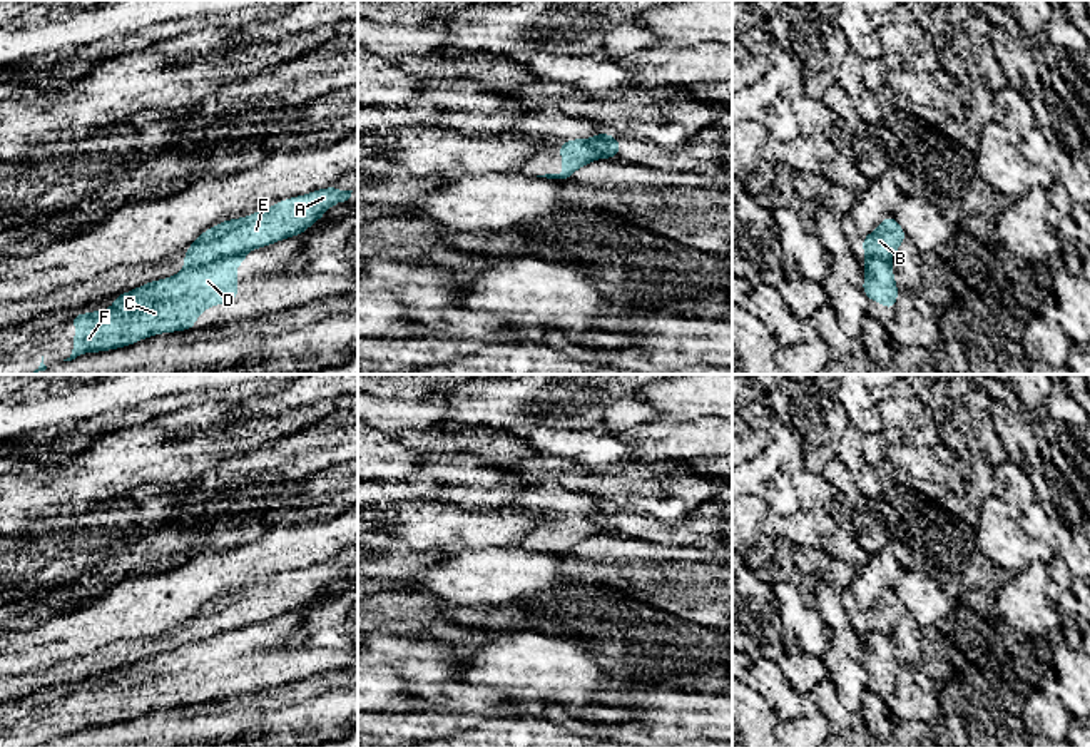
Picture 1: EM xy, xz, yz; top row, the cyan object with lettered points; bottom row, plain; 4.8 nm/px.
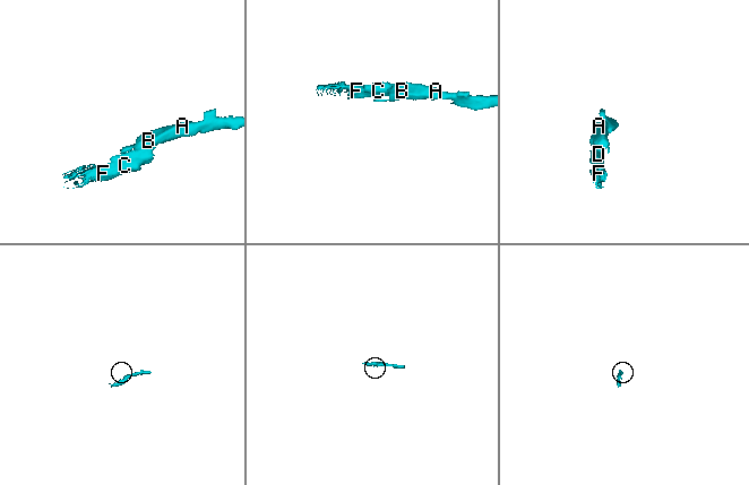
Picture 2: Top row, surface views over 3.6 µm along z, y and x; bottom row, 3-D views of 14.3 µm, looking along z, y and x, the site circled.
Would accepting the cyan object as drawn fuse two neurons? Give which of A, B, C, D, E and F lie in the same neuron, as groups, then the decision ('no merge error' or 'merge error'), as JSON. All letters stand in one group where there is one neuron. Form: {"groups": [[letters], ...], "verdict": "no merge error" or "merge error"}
{"groups": [["A", "B", "E"], ["C", "D", "F"]], "verdict": "merge error"}

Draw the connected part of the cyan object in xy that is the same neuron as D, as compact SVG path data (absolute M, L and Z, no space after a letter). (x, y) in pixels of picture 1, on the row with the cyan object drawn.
M246 254L222 257L117 294L110 309L74 313L74 349L64 361L85 353L120 349L155 334L197 328L194 321L206 307L239 297L234 266L244 262Z

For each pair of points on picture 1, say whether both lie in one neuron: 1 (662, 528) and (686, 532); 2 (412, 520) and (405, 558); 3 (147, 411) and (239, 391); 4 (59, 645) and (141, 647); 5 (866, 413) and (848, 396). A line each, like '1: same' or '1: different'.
1: same
2: different
3: same
4: different
5: same

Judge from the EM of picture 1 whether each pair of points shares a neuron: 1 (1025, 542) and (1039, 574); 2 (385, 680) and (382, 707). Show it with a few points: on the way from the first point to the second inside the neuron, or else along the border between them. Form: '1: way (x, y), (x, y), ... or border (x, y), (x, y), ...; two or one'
1: border (1037, 558), (1012, 575); two
2: way (382, 687), (382, 701); one

